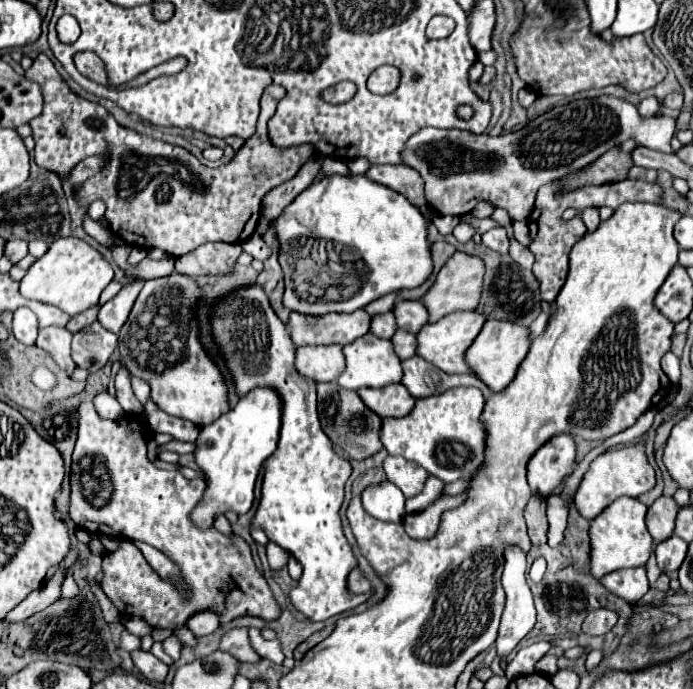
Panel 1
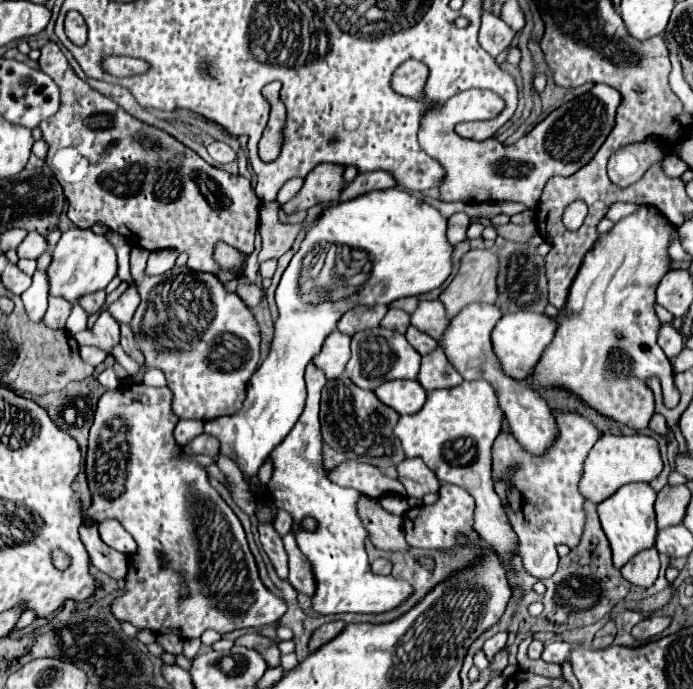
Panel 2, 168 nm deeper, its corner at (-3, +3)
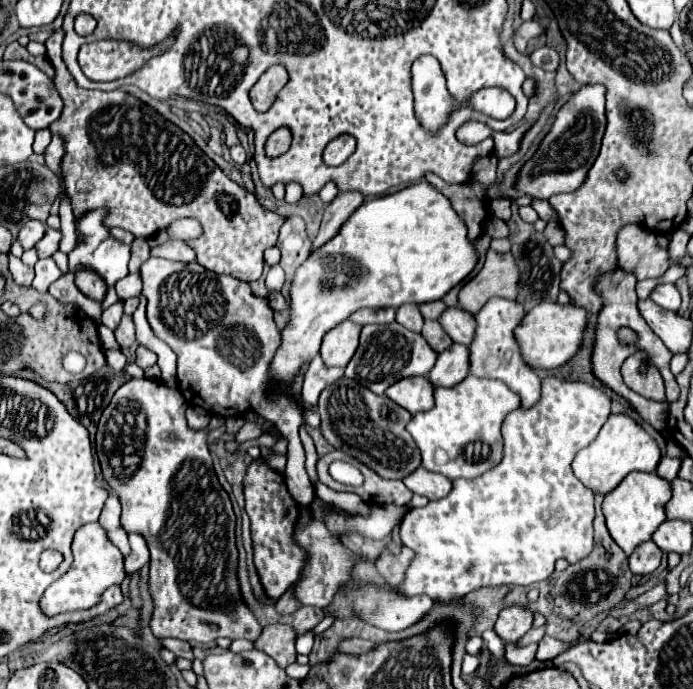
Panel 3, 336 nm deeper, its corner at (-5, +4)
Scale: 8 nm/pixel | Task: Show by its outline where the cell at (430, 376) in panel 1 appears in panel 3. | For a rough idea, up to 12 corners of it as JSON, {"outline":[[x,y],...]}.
{"outline":[[454,343],[438,353],[426,377],[434,387],[466,379],[468,347]]}

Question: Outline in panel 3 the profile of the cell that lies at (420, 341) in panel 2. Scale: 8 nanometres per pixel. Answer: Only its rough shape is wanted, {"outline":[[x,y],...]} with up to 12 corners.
{"outline":[[426,321],[422,337],[440,353],[452,345],[438,321]]}

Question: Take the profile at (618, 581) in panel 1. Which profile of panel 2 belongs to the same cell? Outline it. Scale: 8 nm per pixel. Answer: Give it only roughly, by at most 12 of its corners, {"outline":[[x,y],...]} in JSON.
{"outline":[[658,550],[638,552],[620,572],[650,588],[660,570]]}

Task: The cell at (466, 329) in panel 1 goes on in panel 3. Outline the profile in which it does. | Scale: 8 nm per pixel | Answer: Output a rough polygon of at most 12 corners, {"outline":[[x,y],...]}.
{"outline":[[490,299],[474,317],[470,373],[504,381],[520,409],[540,399],[522,361],[516,301]]}

